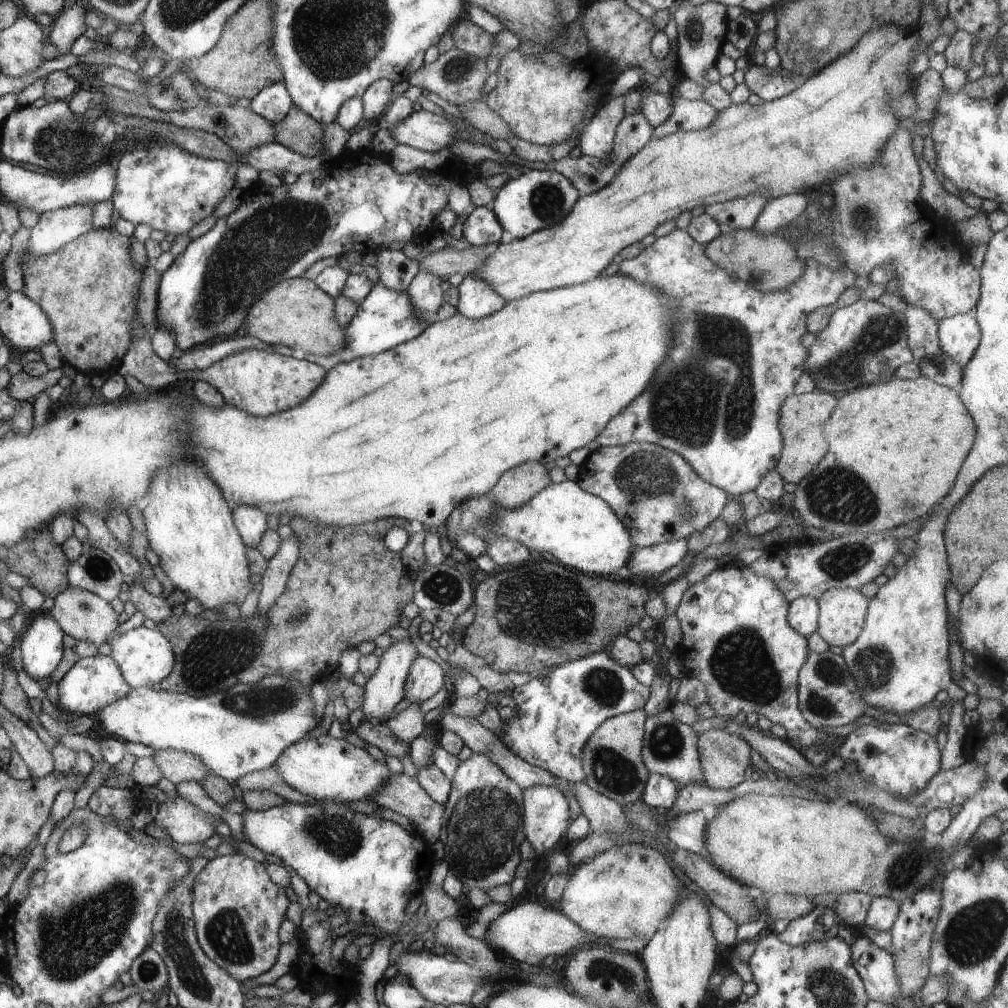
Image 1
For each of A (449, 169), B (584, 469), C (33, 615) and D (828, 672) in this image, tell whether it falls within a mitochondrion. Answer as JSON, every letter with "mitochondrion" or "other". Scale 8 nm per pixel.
{"A":"other","B":"other","C":"other","D":"mitochondrion"}

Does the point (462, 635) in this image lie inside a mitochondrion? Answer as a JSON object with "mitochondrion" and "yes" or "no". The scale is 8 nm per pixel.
{"mitochondrion":"no"}

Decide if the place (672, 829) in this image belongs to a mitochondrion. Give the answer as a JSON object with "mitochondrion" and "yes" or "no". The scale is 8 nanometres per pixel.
{"mitochondrion":"no"}

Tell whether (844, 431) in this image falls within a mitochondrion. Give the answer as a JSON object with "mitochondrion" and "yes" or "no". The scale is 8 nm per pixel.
{"mitochondrion":"no"}

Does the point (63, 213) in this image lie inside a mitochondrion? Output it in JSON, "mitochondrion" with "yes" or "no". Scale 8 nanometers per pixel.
{"mitochondrion":"no"}

